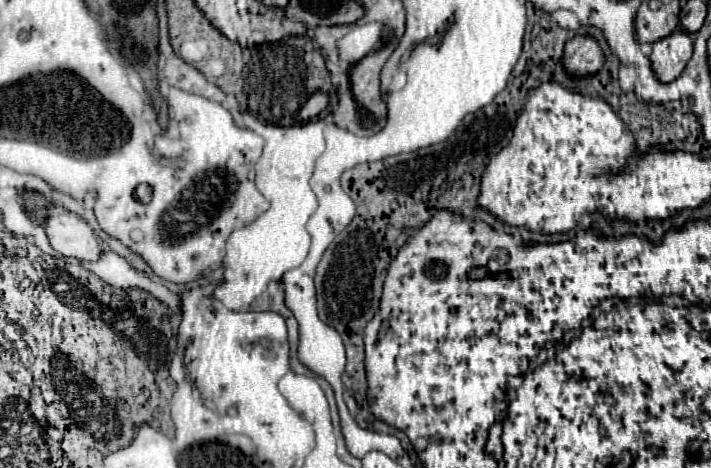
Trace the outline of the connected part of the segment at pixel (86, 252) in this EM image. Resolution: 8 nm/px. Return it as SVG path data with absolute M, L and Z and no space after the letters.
M59 214L47 218L45 232L55 252L77 260L99 260L97 236L85 220L75 214Z

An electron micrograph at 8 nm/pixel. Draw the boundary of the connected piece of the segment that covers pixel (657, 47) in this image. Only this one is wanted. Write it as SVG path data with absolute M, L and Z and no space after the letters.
M675 30L667 38L653 42L653 52L649 62L653 62L653 72L661 82L673 82L677 74L685 68L687 60L693 54L693 40L687 32Z

